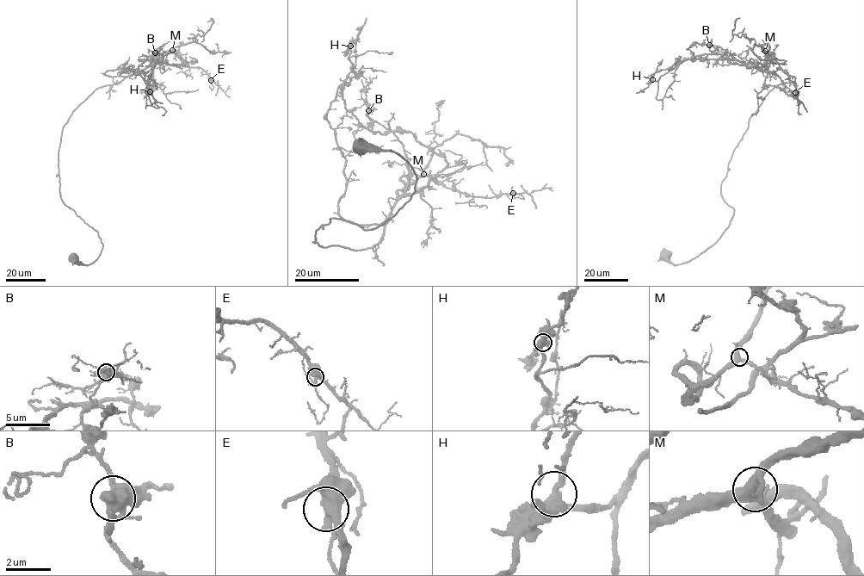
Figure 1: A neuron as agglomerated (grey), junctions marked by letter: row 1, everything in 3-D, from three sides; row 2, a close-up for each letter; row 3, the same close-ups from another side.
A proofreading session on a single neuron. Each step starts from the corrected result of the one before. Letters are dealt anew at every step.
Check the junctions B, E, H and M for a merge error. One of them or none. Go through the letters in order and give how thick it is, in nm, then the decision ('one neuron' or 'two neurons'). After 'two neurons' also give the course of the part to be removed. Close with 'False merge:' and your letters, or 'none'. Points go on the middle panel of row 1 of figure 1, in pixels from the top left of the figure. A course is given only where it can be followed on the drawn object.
B: 500 nm | one neuron
E: 440 nm | one neuron
H: 480 nm | one neuron
M: 380 nm | one neuron
False merge: none

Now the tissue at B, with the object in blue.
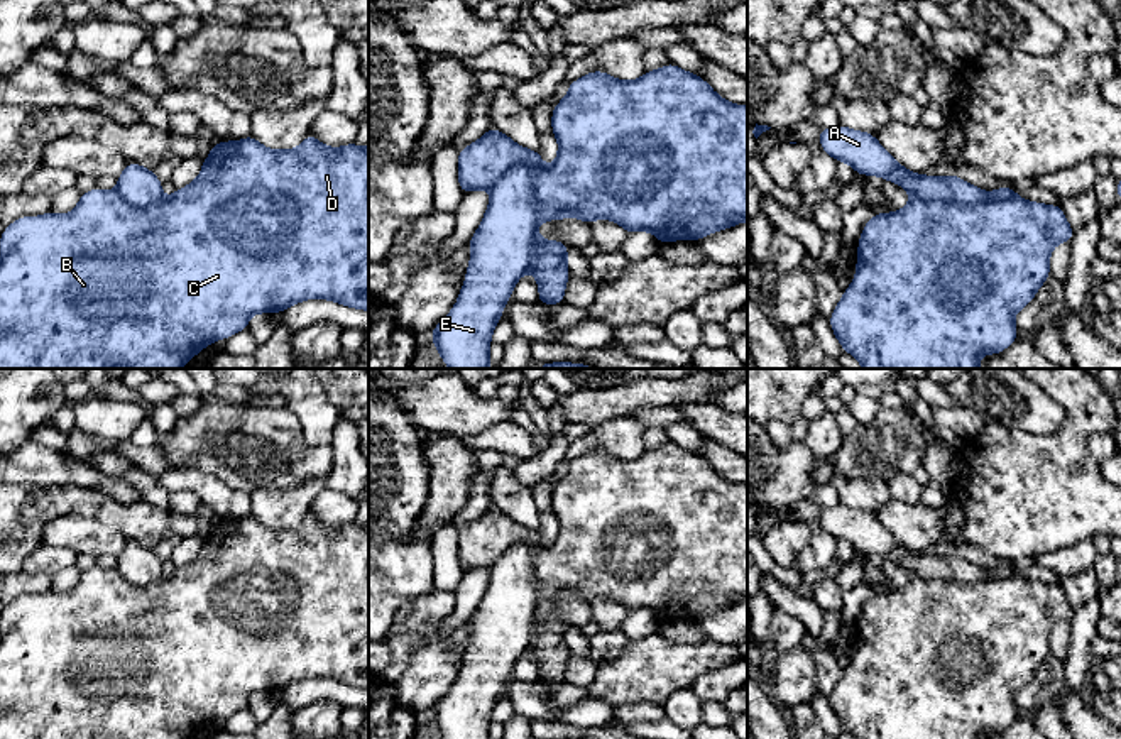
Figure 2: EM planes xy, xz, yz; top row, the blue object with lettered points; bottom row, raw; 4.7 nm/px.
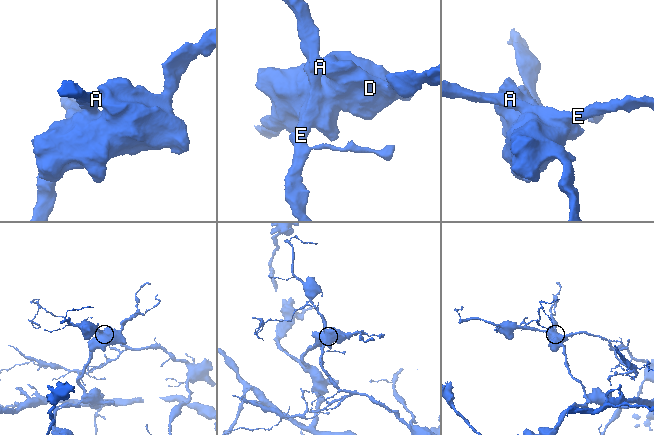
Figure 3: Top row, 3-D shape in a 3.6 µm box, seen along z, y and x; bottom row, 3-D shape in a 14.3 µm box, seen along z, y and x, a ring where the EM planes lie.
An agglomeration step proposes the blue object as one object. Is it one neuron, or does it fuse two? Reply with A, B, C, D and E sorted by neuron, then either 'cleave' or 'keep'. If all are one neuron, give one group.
groups A B C D E; keep

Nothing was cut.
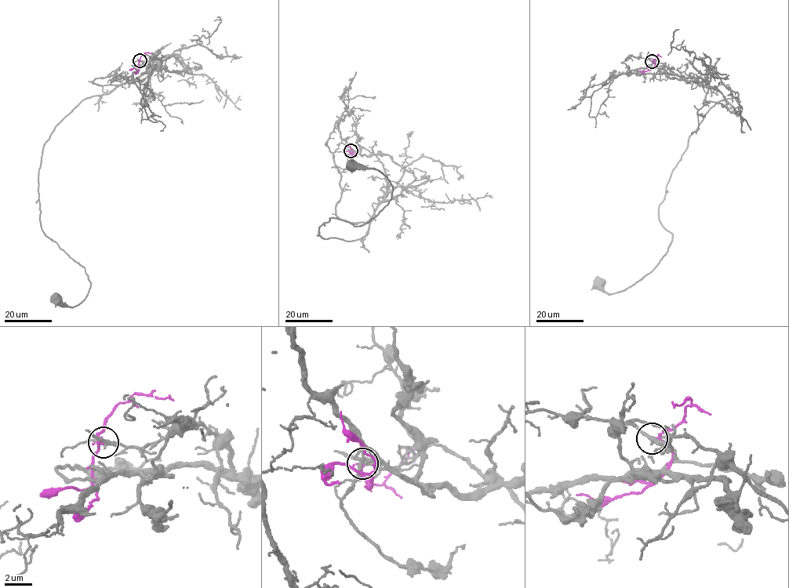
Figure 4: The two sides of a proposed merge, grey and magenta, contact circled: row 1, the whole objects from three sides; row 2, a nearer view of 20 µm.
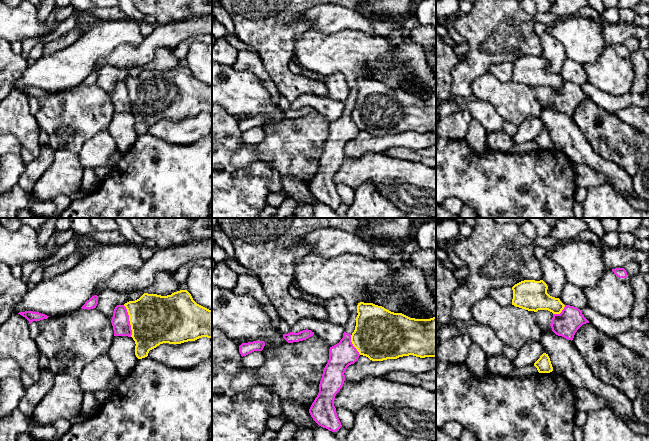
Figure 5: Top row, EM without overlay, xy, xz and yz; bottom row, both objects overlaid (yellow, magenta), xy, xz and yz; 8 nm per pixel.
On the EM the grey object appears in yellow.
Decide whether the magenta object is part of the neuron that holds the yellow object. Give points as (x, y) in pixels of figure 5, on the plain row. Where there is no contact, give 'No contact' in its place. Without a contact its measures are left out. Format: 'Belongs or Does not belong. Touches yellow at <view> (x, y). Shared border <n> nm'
Does not belong. Touches yellow at xy (129, 96). Shared border 260 nm

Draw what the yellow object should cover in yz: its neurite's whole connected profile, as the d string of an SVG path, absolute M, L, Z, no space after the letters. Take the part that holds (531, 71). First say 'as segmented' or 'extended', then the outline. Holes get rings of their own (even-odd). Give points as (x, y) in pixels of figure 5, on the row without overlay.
as segmented | M543 56L521 57L512 63L512 81L528 87L548 86L553 90L560 90L565 81L559 74L550 72L547 65Z

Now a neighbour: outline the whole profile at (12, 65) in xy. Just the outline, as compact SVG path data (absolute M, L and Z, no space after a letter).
M0 39L0 102L2 102L15 88L16 81L28 67L27 61L21 55L13 52L11 43Z

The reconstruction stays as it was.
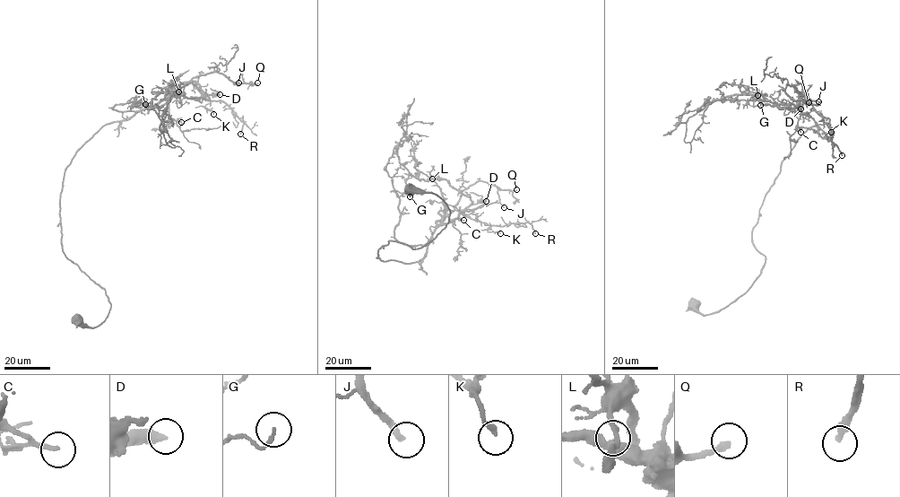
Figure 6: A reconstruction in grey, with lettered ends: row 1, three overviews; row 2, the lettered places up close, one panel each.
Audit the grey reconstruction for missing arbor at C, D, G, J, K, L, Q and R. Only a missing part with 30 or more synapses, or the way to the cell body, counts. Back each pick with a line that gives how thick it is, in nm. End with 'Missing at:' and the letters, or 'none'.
D: 400 nm thick
J: 260 nm thick
R: 220 nm thick
Missing at: D, J, R

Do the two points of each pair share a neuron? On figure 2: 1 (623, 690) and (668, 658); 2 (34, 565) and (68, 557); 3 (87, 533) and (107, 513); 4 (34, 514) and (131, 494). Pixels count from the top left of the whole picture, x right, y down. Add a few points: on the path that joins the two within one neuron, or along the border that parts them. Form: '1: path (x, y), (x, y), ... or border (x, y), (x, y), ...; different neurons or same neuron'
1: path (634, 678), (656, 667); same neuron
2: path (43, 560), (60, 558); same neuron
3: border (61, 516), (95, 516), (115, 526), (127, 540); different neurons
4: border (78, 482), (98, 486), (124, 501), (139, 501); different neurons

